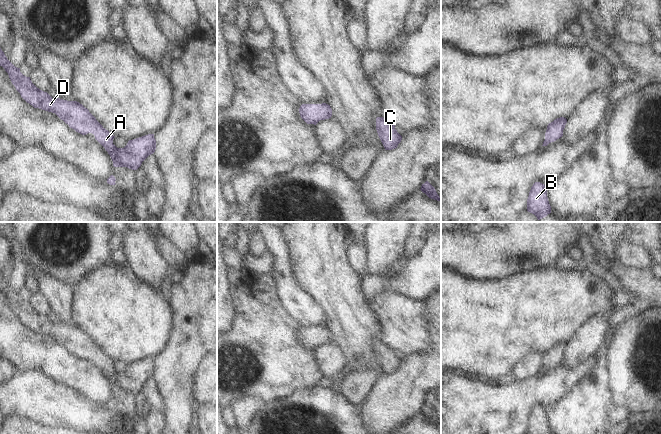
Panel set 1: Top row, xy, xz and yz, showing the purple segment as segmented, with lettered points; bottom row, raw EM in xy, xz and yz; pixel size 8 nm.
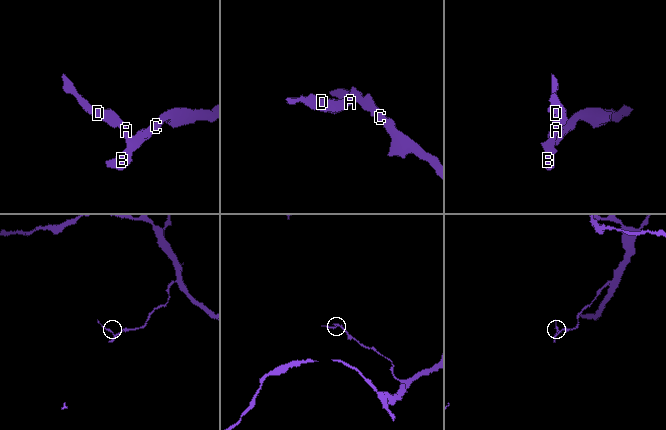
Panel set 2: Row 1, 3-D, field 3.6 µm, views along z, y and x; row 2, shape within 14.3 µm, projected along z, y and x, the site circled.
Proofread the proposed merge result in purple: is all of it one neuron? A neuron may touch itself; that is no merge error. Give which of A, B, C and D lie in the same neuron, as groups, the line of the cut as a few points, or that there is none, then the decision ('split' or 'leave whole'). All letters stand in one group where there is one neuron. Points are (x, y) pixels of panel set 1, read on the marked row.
A B C D | no cut | leave whole

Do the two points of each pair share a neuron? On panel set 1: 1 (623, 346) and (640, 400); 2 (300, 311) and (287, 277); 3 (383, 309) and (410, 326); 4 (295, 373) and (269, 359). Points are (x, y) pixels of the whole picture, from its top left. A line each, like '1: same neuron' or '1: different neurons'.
1: same neuron
2: same neuron
3: same neuron
4: same neuron

